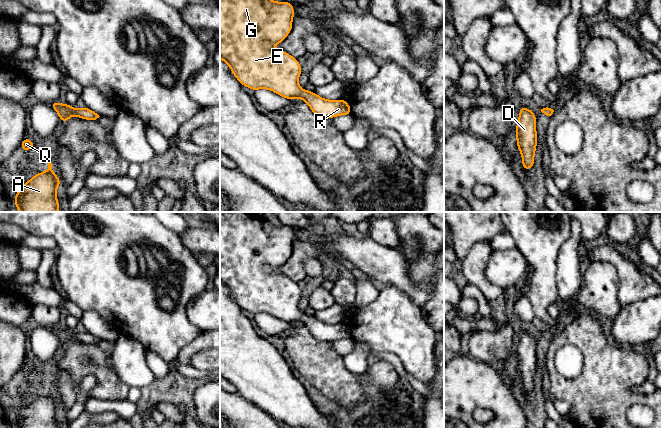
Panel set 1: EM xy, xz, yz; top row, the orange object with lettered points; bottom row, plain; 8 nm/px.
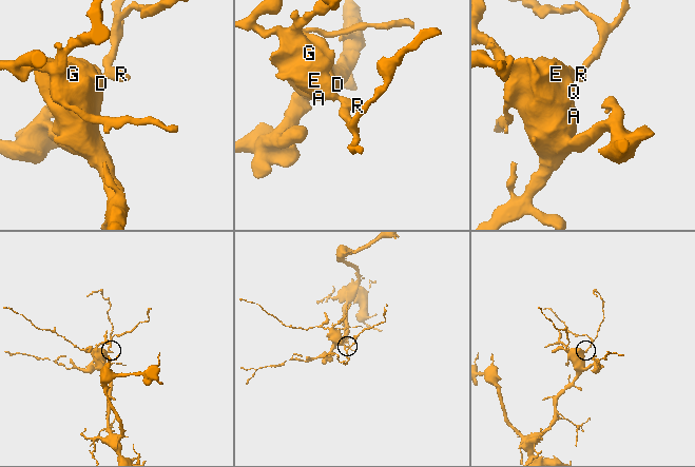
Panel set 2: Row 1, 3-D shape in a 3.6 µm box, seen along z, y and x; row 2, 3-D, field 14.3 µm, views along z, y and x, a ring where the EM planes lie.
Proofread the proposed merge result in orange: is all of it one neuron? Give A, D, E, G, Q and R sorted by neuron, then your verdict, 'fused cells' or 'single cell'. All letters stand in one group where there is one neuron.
A D E G Q R | single cell

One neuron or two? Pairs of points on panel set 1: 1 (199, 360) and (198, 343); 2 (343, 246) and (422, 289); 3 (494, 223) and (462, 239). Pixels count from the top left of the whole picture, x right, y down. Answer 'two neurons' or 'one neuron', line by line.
1: two neurons
2: one neuron
3: one neuron

